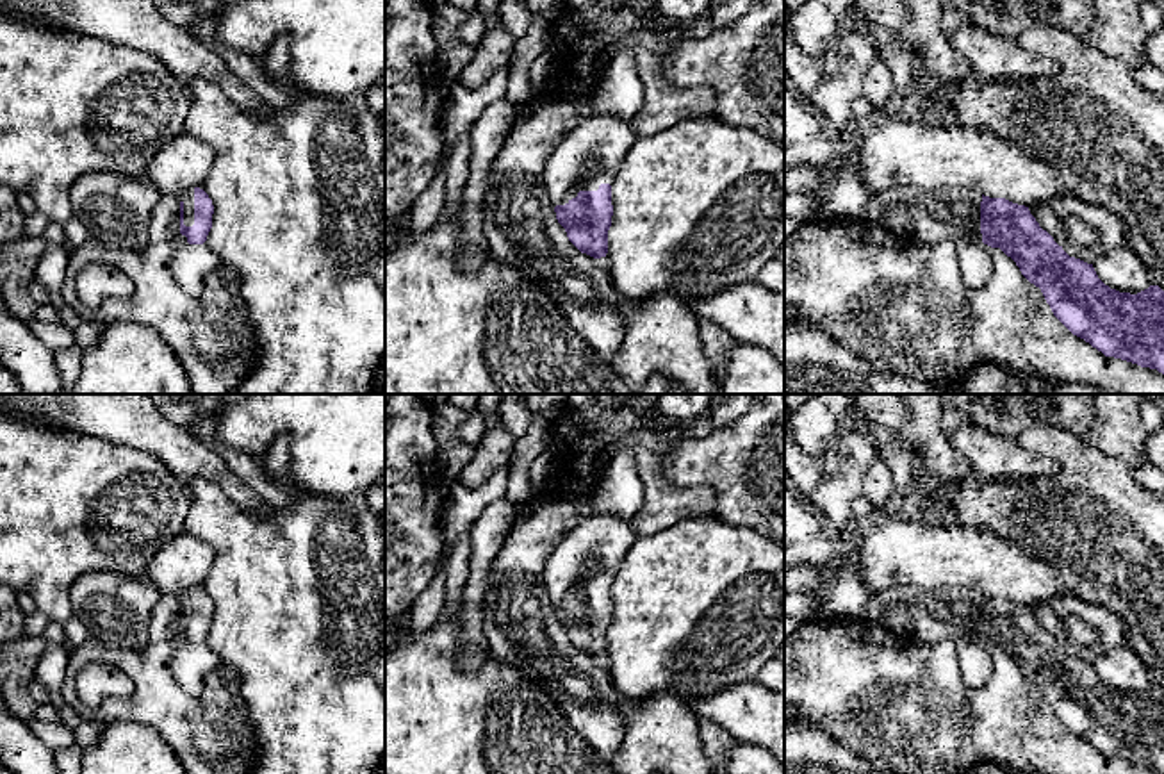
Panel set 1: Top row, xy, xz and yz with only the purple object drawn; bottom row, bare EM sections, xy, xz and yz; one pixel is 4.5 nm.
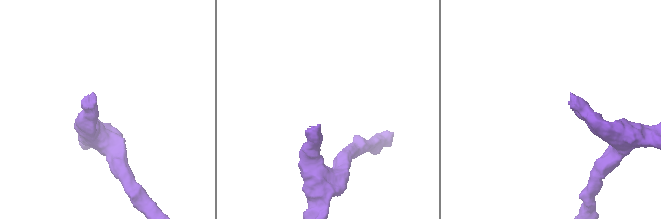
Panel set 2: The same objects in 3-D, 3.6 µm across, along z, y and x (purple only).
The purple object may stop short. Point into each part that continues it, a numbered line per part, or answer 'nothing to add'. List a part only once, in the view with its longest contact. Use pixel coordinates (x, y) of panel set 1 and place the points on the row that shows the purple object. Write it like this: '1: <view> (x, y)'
1: xy (189, 263)

